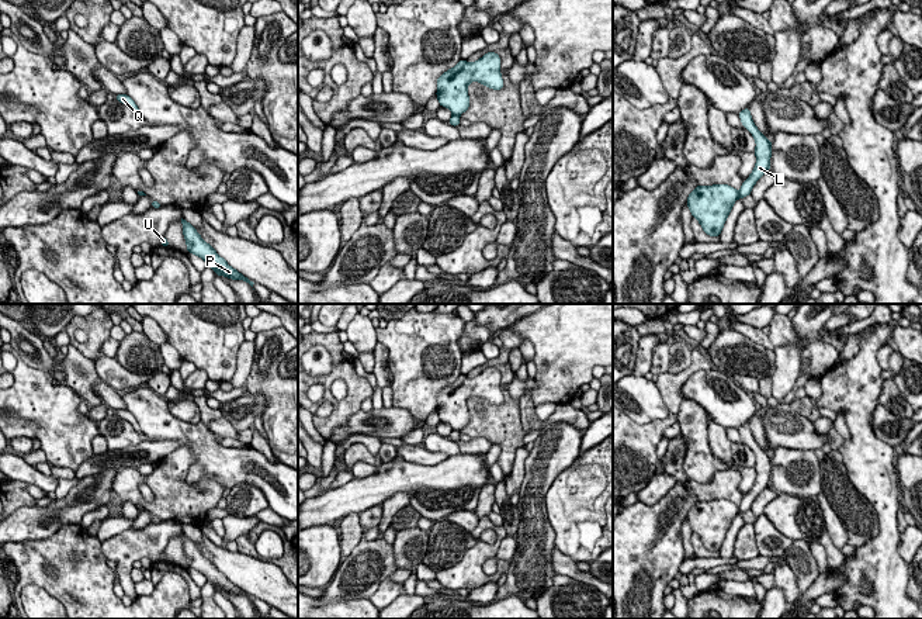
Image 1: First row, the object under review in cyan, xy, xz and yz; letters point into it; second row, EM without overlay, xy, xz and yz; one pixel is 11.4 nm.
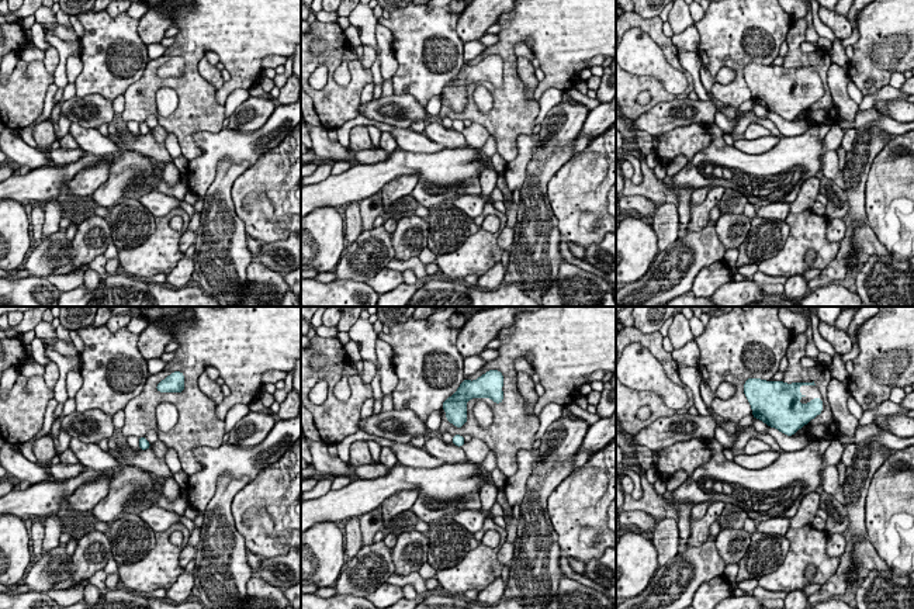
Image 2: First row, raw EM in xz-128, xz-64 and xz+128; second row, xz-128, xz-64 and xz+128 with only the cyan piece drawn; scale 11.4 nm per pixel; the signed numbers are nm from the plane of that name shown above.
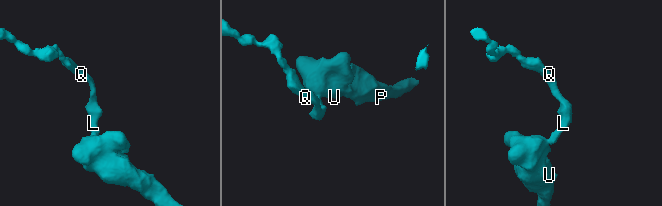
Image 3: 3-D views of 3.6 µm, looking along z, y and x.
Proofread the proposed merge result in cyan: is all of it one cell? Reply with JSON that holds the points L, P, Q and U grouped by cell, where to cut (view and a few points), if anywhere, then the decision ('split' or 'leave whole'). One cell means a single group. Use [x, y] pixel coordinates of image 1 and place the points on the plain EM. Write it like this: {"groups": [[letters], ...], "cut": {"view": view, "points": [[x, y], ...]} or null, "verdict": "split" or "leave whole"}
{"groups": [["L", "Q"], ["P", "U"]], "cut": {"view": "yz", "points": [[738, 507], [739, 511]]}, "verdict": "split"}

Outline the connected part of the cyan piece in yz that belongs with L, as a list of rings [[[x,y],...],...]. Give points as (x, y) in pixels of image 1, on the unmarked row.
[[[746,422],[745,425],[739,426],[739,433],[742,436],[744,443],[746,443],[755,453],[756,463],[756,480],[751,491],[744,495],[739,512],[744,513],[751,509],[752,502],[755,498],[770,484],[770,471],[772,471],[772,456],[769,456],[753,439],[751,432],[751,426]]]

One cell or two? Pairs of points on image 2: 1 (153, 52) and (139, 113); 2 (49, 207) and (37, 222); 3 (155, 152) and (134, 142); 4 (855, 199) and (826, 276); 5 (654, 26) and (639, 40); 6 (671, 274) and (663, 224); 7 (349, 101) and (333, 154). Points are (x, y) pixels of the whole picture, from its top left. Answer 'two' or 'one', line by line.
1: two
2: two
3: one
4: one
5: two
6: two
7: two

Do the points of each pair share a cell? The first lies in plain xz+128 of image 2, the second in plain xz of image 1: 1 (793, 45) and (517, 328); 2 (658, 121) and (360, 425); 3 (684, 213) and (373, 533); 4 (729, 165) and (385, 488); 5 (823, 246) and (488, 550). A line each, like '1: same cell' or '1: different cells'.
1: same cell
2: same cell
3: same cell
4: same cell
5: same cell

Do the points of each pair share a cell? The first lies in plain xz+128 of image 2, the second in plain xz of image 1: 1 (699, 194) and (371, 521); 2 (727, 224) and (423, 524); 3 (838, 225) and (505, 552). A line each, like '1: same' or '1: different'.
1: same
2: different
3: same

